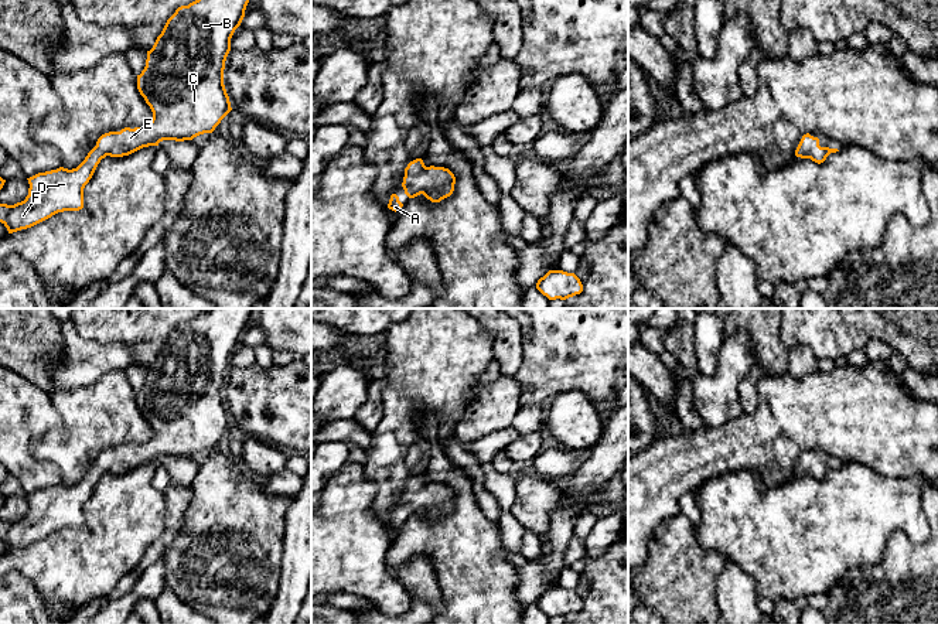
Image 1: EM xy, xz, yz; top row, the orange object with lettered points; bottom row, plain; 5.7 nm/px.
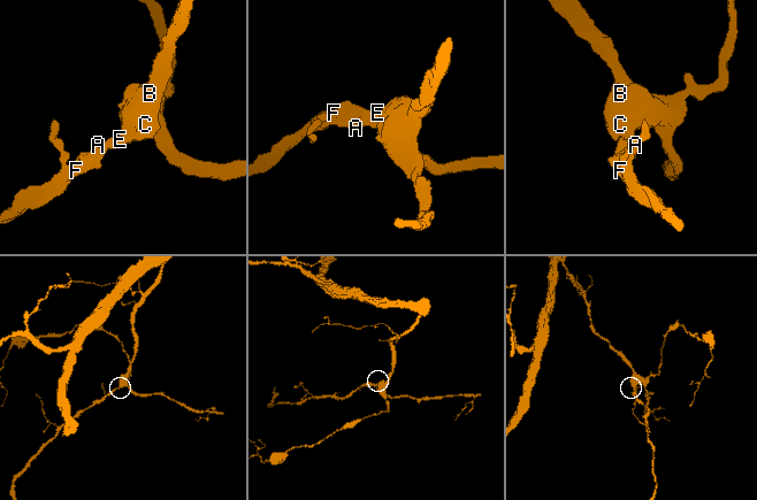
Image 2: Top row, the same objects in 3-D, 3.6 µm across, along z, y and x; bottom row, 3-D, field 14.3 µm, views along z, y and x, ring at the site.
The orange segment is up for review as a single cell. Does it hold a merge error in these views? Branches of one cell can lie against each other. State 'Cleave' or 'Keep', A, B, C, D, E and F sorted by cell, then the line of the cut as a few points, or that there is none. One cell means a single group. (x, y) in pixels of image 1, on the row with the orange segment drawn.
Keep. Groups: A B C D E F. No split

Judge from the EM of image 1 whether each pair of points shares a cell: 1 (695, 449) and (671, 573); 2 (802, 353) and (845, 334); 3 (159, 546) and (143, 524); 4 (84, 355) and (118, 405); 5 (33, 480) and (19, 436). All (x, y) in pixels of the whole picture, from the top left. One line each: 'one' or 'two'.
1: two
2: two
3: two
4: two
5: one

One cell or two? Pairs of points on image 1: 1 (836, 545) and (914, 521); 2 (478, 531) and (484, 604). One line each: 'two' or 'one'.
1: one
2: one

